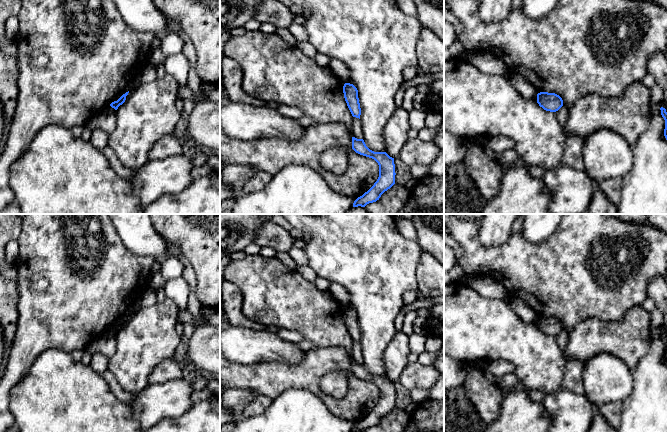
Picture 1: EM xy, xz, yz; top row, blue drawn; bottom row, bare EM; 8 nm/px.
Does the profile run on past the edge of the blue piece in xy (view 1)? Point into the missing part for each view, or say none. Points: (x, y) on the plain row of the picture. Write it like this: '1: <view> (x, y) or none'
1: none

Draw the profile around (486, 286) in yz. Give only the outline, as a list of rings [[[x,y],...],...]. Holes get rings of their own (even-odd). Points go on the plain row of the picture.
[[[489,275],[474,276],[467,286],[484,298],[508,299],[508,293],[503,285]]]

